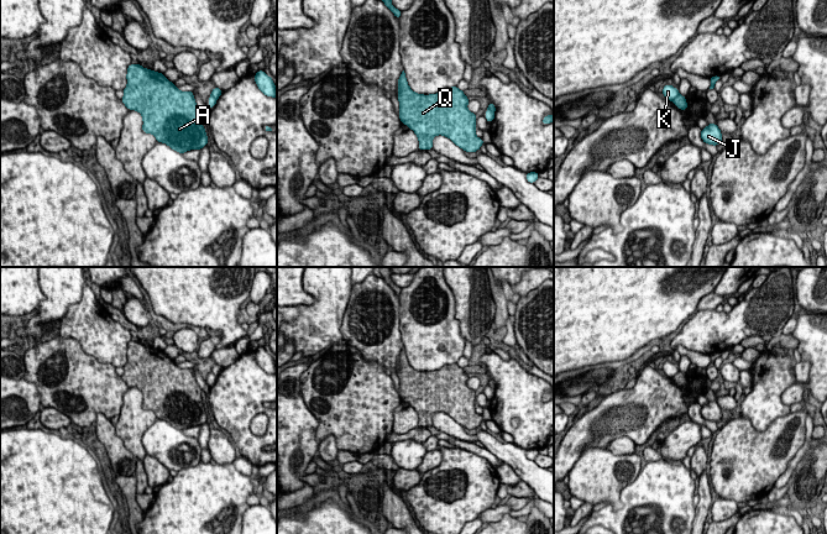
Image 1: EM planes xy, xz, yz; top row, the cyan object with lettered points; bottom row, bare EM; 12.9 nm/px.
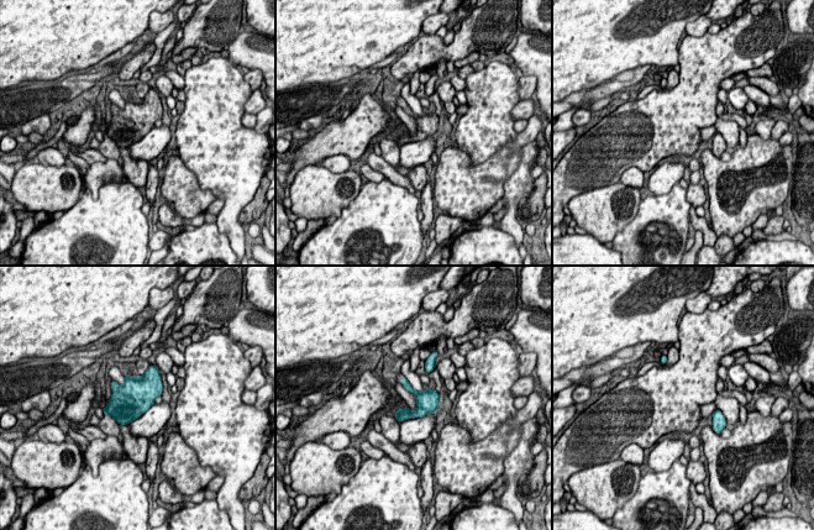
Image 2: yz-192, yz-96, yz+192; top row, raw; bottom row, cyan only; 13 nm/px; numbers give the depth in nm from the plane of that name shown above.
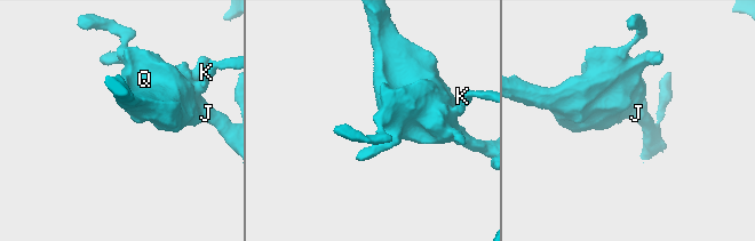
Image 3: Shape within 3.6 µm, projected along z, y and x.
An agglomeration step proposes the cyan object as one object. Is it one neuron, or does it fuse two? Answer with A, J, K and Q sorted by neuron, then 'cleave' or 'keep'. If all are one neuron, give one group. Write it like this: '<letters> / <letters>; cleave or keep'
A J Q / K; cleave

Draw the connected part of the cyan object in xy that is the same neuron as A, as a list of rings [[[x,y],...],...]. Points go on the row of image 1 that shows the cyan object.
[[[140,64],[127,67],[127,85],[122,90],[121,101],[129,110],[136,110],[142,115],[142,131],[152,134],[157,142],[168,145],[172,150],[184,153],[189,150],[200,150],[208,145],[208,136],[201,122],[193,91],[180,91],[163,73],[146,69]]]

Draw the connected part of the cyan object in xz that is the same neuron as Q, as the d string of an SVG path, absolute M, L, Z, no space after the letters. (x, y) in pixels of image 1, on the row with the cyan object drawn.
M404 70L398 79L398 101L399 101L399 119L403 125L408 125L419 140L419 150L433 150L433 138L438 135L446 136L456 146L465 152L476 152L485 143L475 134L476 114L467 109L469 99L457 87L445 88L436 94L417 94L407 82Z

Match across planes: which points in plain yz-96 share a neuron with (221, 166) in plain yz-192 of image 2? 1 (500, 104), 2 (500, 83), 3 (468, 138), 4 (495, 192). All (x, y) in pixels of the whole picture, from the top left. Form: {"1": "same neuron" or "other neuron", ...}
{"1": "same neuron", "2": "same neuron", "3": "same neuron", "4": "other neuron"}

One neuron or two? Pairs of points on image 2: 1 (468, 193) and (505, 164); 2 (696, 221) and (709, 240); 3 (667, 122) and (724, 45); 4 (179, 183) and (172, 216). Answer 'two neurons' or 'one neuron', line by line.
1: one neuron
2: one neuron
3: one neuron
4: two neurons

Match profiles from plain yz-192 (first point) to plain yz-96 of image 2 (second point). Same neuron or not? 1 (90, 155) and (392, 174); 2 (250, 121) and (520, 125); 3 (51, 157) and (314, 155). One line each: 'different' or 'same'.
1: same
2: same
3: different

